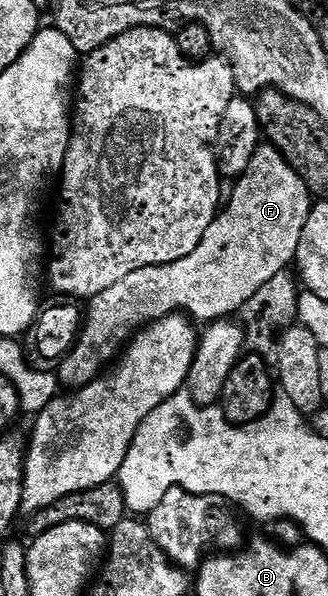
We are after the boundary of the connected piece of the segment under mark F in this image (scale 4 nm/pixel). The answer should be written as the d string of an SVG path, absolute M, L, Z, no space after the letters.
M261 145L255 157L251 157L251 165L236 183L233 196L230 199L228 196L227 202L211 221L207 233L203 233L203 241L195 245L195 253L179 261L135 269L135 273L127 273L119 285L111 285L111 289L103 289L103 293L88 300L83 311L81 336L77 338L72 351L57 365L55 374L62 388L80 389L96 381L147 323L178 313L184 313L194 320L202 319L205 325L236 316L247 301L251 301L251 297L255 297L255 293L259 293L259 289L263 289L263 285L275 277L275 273L286 270L296 260L299 241L311 210L311 196L299 173L291 169L288 161L272 145Z

